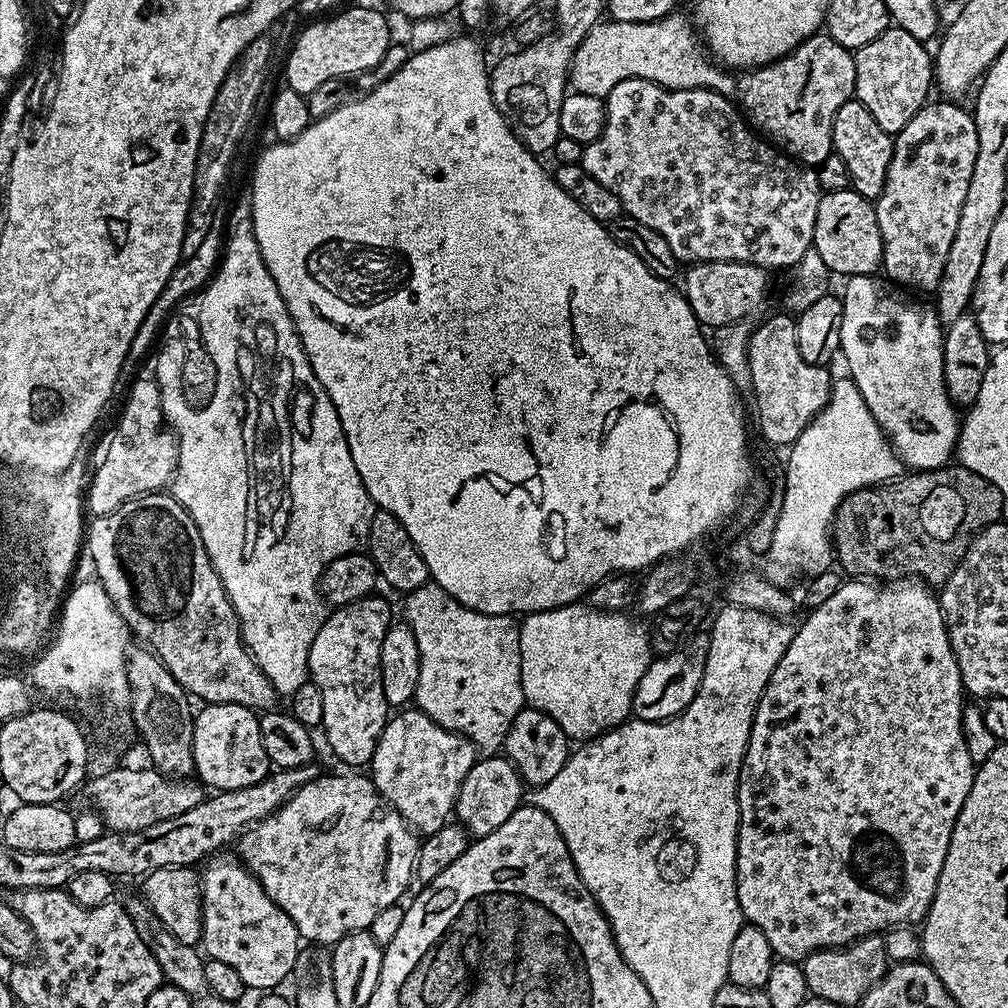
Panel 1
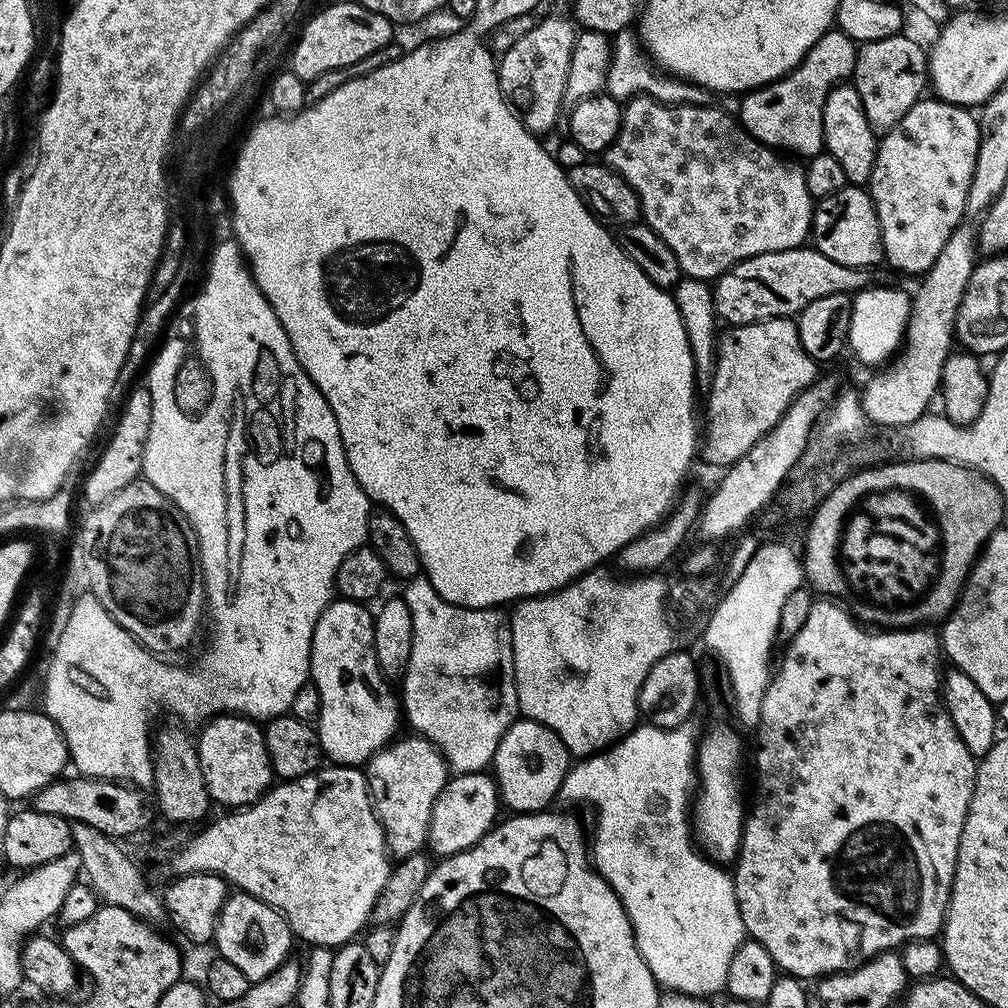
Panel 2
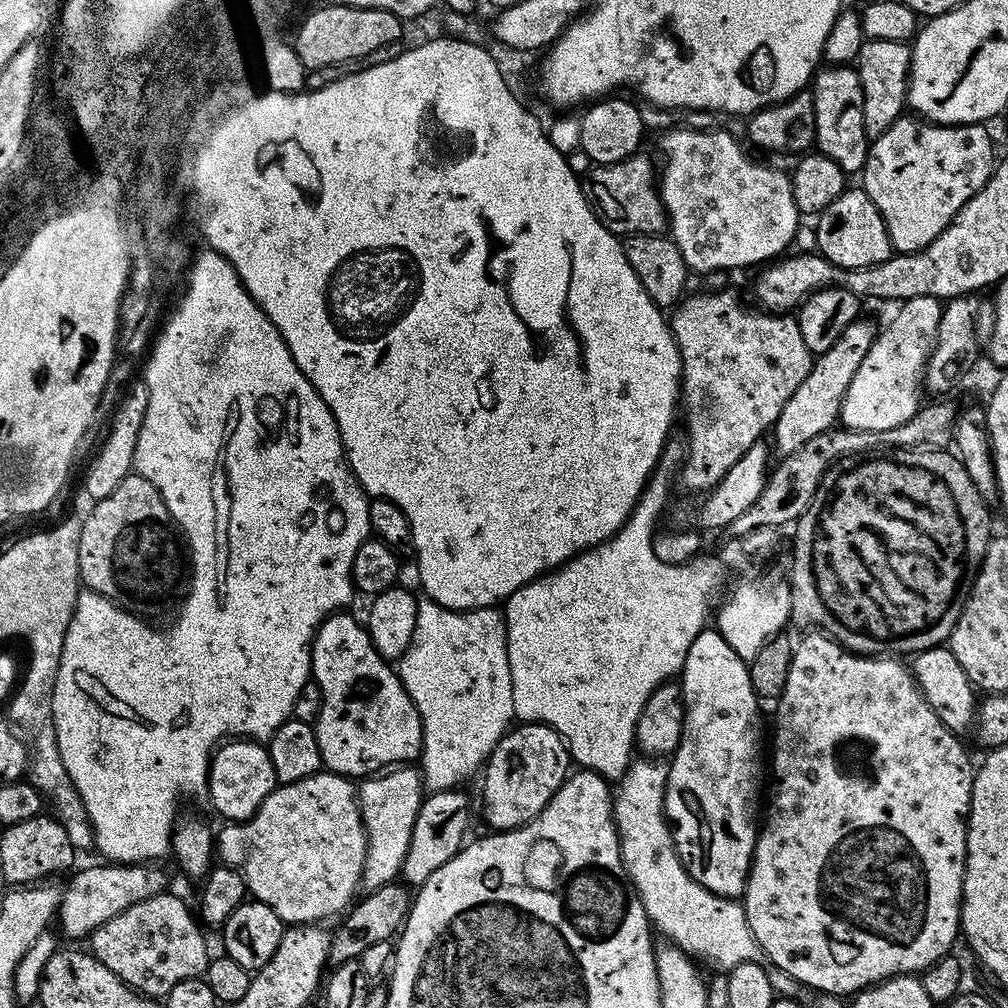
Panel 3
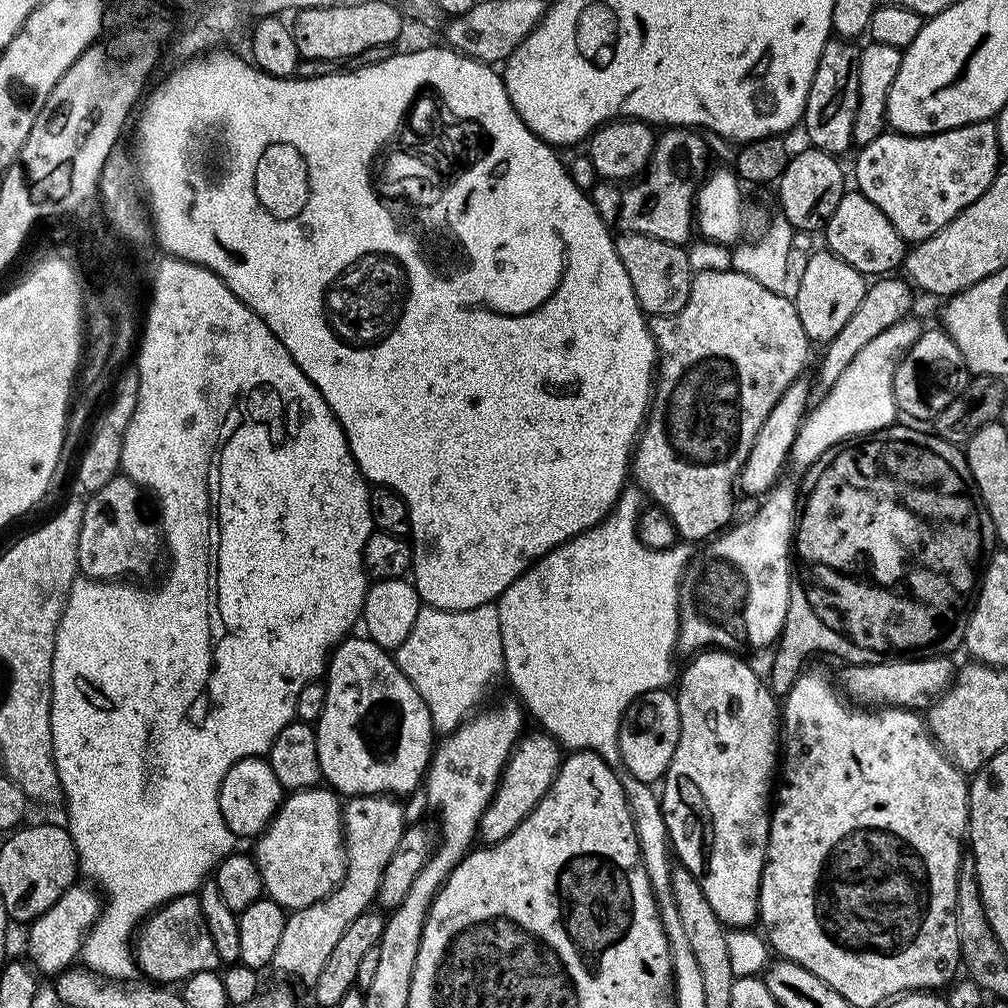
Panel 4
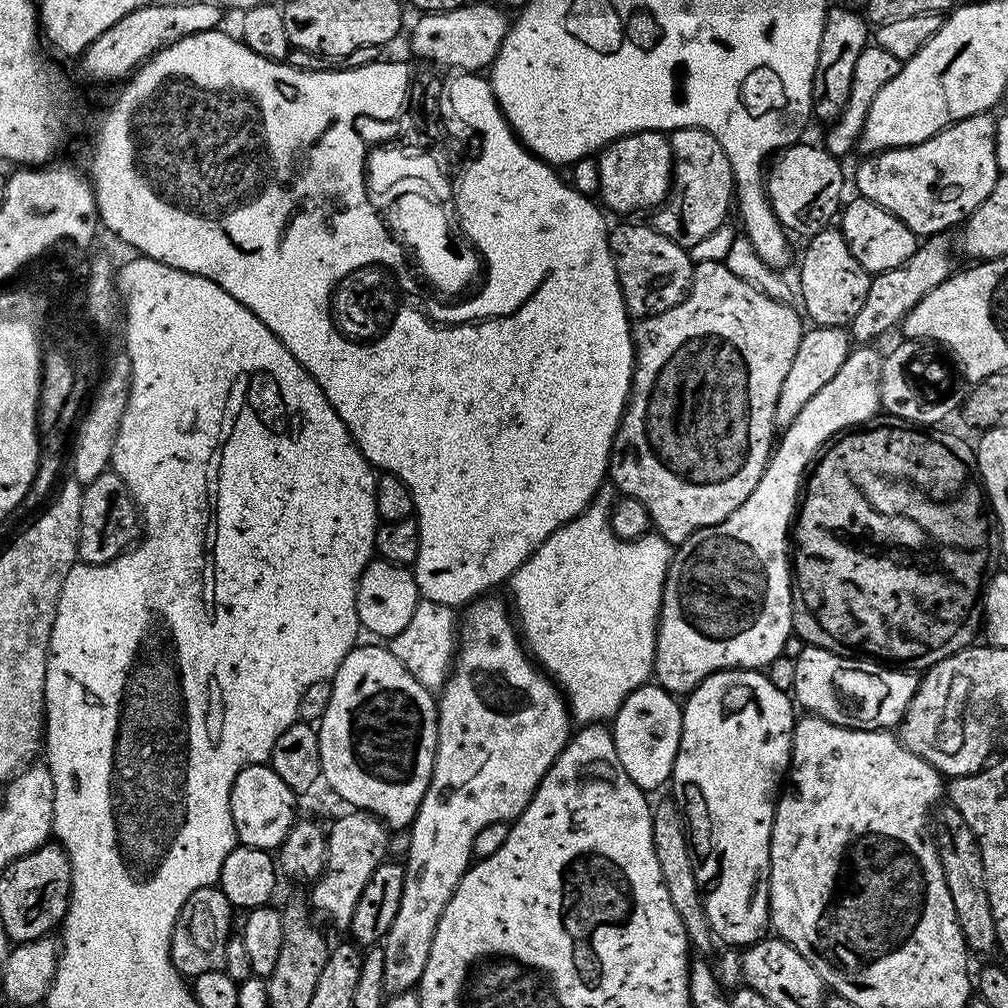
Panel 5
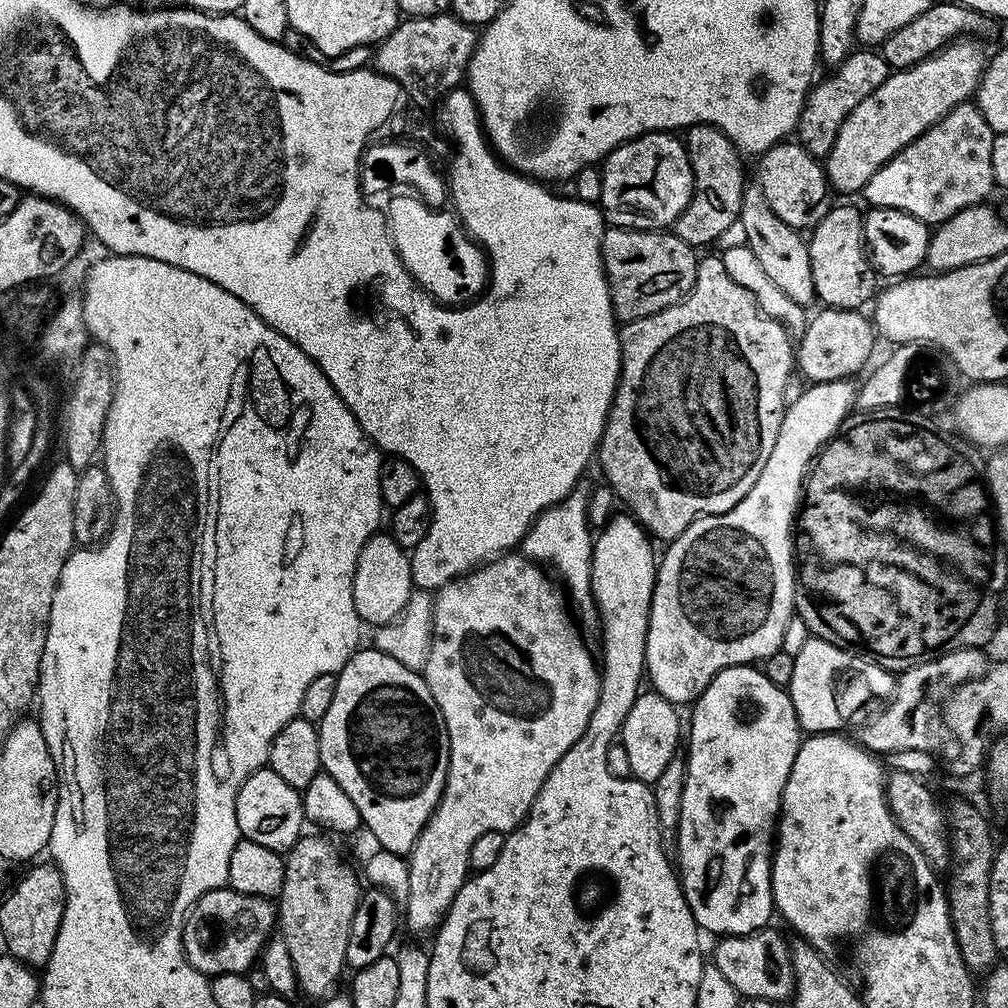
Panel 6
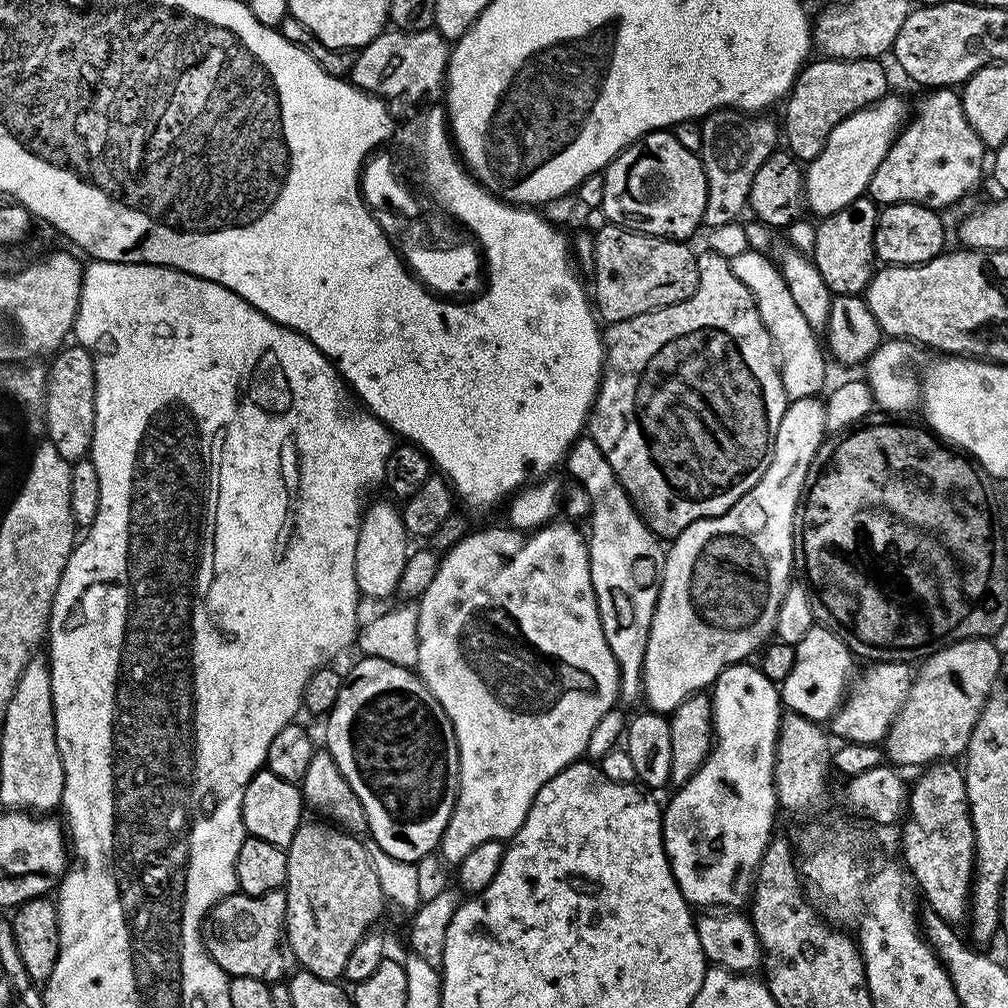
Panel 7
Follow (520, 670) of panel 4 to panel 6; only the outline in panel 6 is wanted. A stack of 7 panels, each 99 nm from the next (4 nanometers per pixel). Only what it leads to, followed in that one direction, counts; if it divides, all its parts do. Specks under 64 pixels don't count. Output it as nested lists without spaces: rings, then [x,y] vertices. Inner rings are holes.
[[[577,486],[562,502],[558,502],[553,508],[546,509],[524,535],[522,552],[529,560],[535,560],[537,564],[547,566],[553,573],[556,571],[564,579],[565,585],[563,584],[563,587],[566,589],[571,603],[573,605],[576,603],[582,611],[591,613],[594,608],[592,598],[592,541],[594,532],[589,525],[587,516],[589,493],[587,487],[584,489],[584,486]]]

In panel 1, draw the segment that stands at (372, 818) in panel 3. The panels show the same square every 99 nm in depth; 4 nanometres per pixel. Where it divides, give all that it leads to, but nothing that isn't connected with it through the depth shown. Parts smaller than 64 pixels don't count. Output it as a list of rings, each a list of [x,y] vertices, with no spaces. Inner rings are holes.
[[[415,706],[405,707],[391,717],[385,724],[382,734],[378,738],[378,746],[374,750],[370,761],[370,779],[380,792],[380,797],[387,804],[392,805],[404,821],[412,827],[421,837],[434,834],[442,830],[449,823],[456,807],[458,790],[462,786],[462,778],[473,768],[478,759],[478,749],[469,740],[464,739],[457,732],[446,730],[438,726],[425,713]]]

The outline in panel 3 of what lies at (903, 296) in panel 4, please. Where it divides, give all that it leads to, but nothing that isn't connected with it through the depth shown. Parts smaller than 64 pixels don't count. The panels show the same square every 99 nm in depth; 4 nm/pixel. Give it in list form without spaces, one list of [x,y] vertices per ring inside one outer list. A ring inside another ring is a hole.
[[[858,318],[854,322],[850,322],[850,326],[846,326],[846,330],[842,330],[842,334],[838,334],[834,346],[830,346],[830,350],[819,353],[813,359],[810,374],[806,374],[806,378],[802,378],[802,386],[798,386],[798,390],[794,390],[794,394],[790,394],[790,398],[786,398],[786,406],[782,406],[782,414],[778,414],[775,424],[770,429],[770,437],[772,436],[773,440],[771,443],[774,448],[774,443],[776,443],[781,457],[794,454],[794,450],[798,450],[798,446],[810,442],[810,438],[814,438],[814,434],[822,434],[839,421],[842,402],[846,398],[846,390],[850,390],[850,382],[854,382],[854,374],[858,374],[858,366],[862,366],[862,358],[866,358],[870,346],[874,346],[876,341],[877,325],[874,326],[870,321],[864,319]]]

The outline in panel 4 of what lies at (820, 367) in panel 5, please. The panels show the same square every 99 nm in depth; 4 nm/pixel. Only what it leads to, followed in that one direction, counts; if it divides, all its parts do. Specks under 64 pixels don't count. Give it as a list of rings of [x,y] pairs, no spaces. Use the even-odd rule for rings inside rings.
[[[801,378],[790,382],[782,398],[774,402],[774,410],[766,414],[766,422],[762,422],[762,427],[758,429],[758,438],[754,438],[754,446],[750,446],[750,454],[738,477],[739,491],[744,491],[746,495],[760,498],[771,492],[781,479],[780,471],[786,466],[789,467],[792,447],[798,438],[798,430],[810,406],[808,395],[814,392],[813,385],[809,381],[808,385],[806,381],[807,379]]]

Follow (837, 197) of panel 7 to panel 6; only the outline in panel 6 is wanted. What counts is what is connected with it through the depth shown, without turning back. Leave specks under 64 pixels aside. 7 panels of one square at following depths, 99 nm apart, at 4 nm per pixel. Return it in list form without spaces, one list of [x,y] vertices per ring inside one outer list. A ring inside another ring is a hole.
[[[957,39],[941,48],[935,56],[920,60],[914,67],[893,71],[886,78],[886,82],[882,82],[882,86],[874,90],[874,94],[862,98],[862,102],[858,102],[858,106],[850,110],[846,122],[842,122],[842,130],[838,130],[838,138],[834,138],[830,154],[826,157],[828,182],[835,191],[837,188],[840,192],[859,193],[876,171],[890,158],[894,158],[894,154],[914,142],[930,126],[934,126],[945,114],[954,110],[954,106],[971,101],[975,97],[976,87],[980,85],[980,75],[984,73],[986,52],[984,56],[983,50],[972,40],[975,39]]]

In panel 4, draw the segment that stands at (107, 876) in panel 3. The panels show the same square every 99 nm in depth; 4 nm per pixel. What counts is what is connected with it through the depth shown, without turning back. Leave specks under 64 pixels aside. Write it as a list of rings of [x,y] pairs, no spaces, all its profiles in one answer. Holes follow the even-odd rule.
[[[83,883],[73,884],[66,890],[66,894],[62,894],[62,898],[58,898],[58,902],[54,902],[54,906],[50,906],[50,910],[46,910],[46,914],[27,925],[27,959],[41,977],[55,978],[77,963],[86,933],[96,925],[96,920],[100,917],[101,893],[95,887]]]

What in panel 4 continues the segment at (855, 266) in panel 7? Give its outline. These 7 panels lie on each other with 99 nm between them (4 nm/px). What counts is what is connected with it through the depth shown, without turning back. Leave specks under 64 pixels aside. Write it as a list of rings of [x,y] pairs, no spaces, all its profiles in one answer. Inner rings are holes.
[[[821,250],[816,252],[804,264],[800,272],[800,289],[794,295],[794,303],[798,310],[798,318],[802,318],[802,330],[806,330],[809,341],[823,346],[846,326],[846,321],[858,310],[858,302],[862,302],[862,294],[866,287],[863,272],[854,270],[842,258],[832,252]]]

